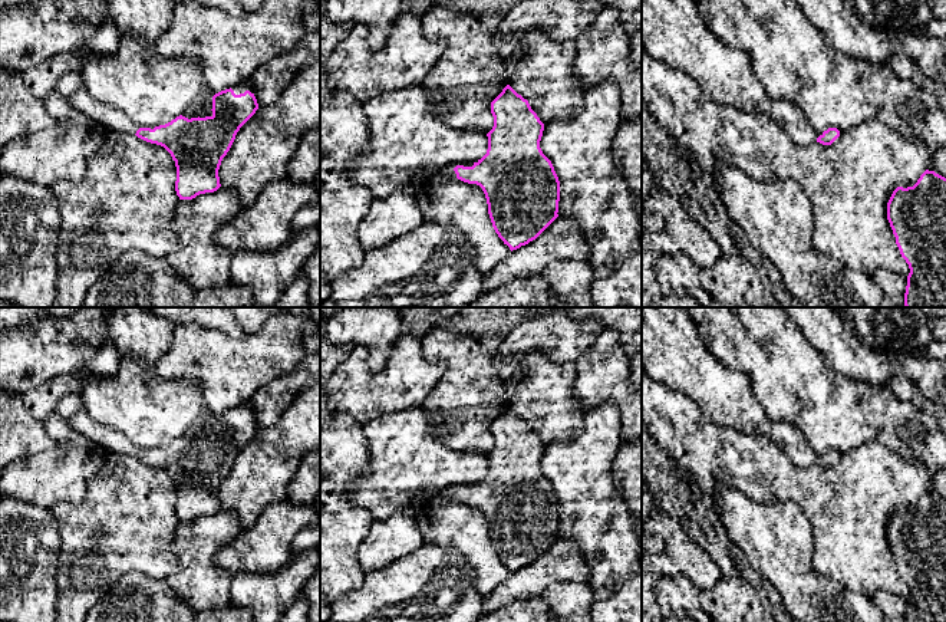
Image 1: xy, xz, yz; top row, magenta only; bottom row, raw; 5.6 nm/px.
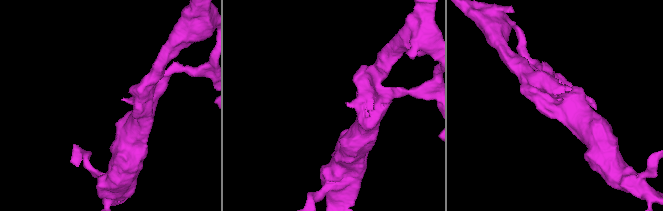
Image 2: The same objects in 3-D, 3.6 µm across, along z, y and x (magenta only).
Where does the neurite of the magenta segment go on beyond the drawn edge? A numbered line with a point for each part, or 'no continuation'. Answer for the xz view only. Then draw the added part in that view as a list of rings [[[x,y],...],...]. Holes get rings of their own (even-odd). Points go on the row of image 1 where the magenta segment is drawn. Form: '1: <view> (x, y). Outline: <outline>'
1: xz (448, 168). Outline: [[[451,162],[451,164],[446,164],[445,167],[442,167],[442,170],[446,172],[448,177],[456,178],[456,174],[454,171],[454,168],[456,165],[472,167],[474,162]]]

